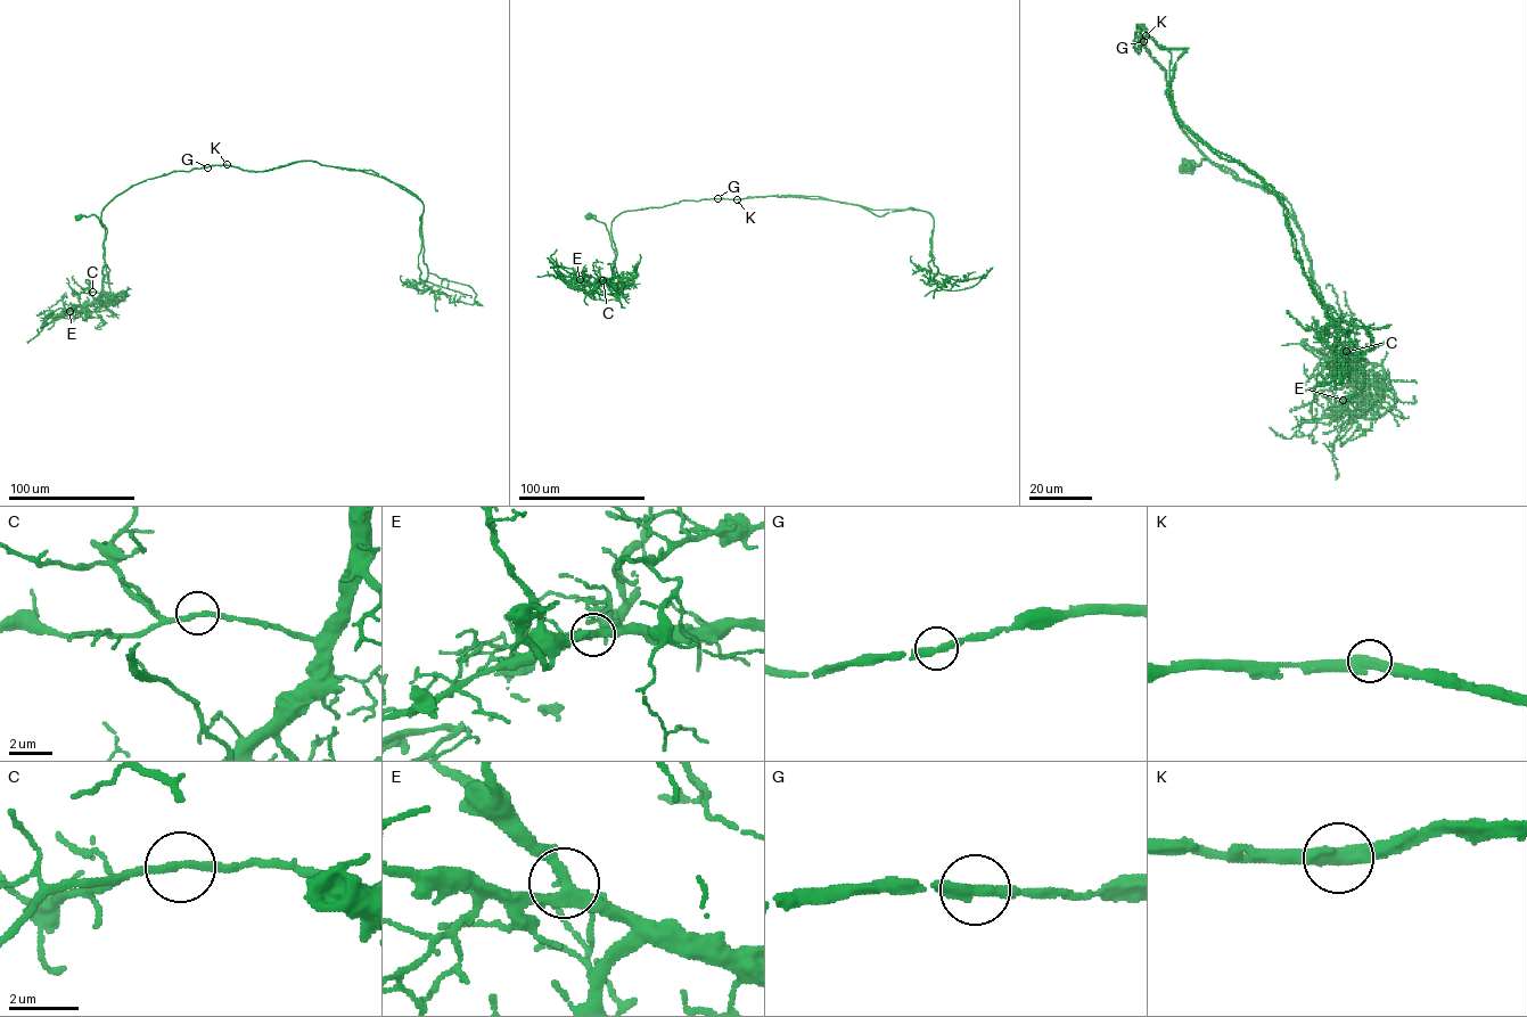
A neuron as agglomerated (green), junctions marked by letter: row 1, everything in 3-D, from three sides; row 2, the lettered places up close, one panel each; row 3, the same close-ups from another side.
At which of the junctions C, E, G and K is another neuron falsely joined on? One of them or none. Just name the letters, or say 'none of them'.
K

